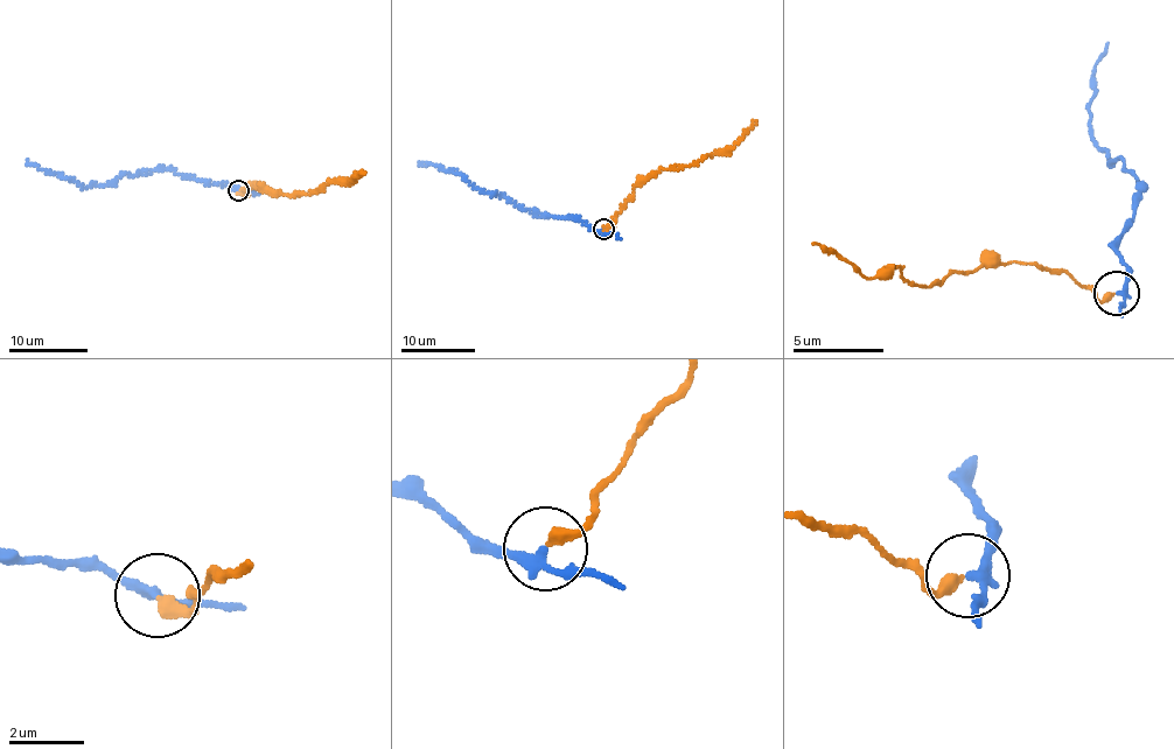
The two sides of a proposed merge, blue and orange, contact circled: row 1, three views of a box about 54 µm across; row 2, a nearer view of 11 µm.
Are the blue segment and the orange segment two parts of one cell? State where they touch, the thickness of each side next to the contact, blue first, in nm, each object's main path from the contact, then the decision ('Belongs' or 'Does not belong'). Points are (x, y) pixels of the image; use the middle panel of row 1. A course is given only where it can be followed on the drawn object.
Place: (603, 229). Thickness 220 nm (blue) against 360 nm. Course of blue: (605, 230), (588, 229), (579, 219), (531, 212), (484, 191), (459, 173), (420, 163). Course of orange: (605, 229), (614, 221), (631, 189), (652, 175), (731, 148), (755, 121). Does not belong

